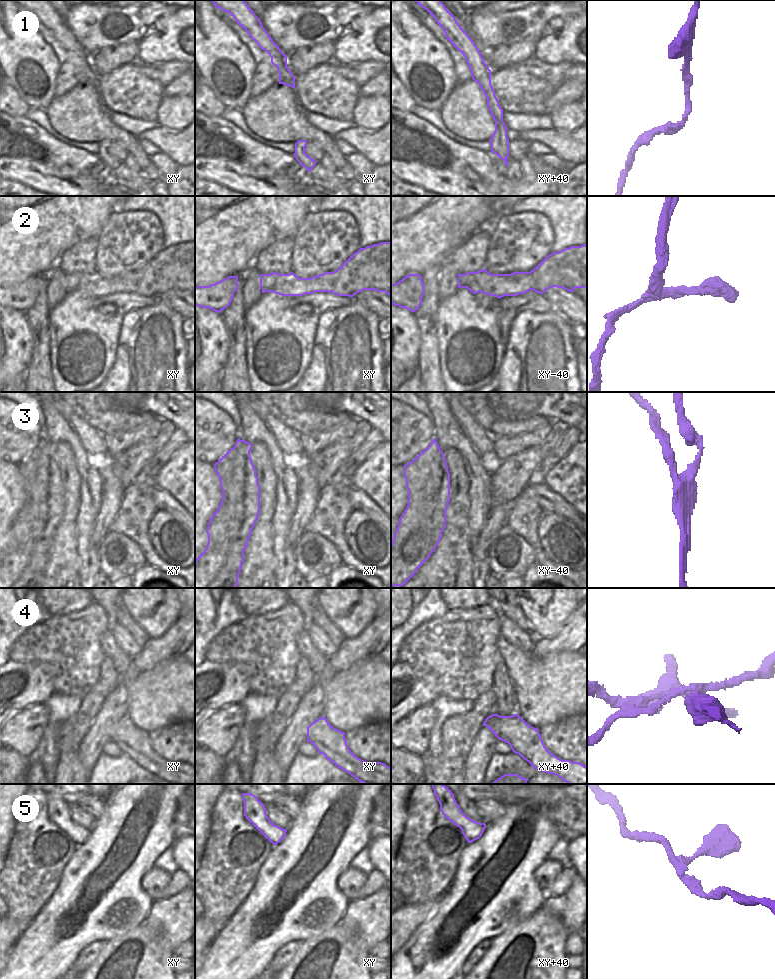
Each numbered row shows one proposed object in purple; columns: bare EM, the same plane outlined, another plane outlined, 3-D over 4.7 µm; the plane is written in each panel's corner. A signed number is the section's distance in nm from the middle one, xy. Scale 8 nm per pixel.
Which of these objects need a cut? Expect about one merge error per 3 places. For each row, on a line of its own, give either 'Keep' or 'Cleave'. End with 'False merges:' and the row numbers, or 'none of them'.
1: Keep
2: Keep
3: Cleave
4: Cleave
5: Keep
False merges: 3, 4

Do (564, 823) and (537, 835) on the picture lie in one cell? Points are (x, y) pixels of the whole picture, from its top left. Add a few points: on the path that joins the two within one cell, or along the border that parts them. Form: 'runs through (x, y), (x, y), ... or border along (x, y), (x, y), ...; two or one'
border along (541, 808), (562, 836); two

